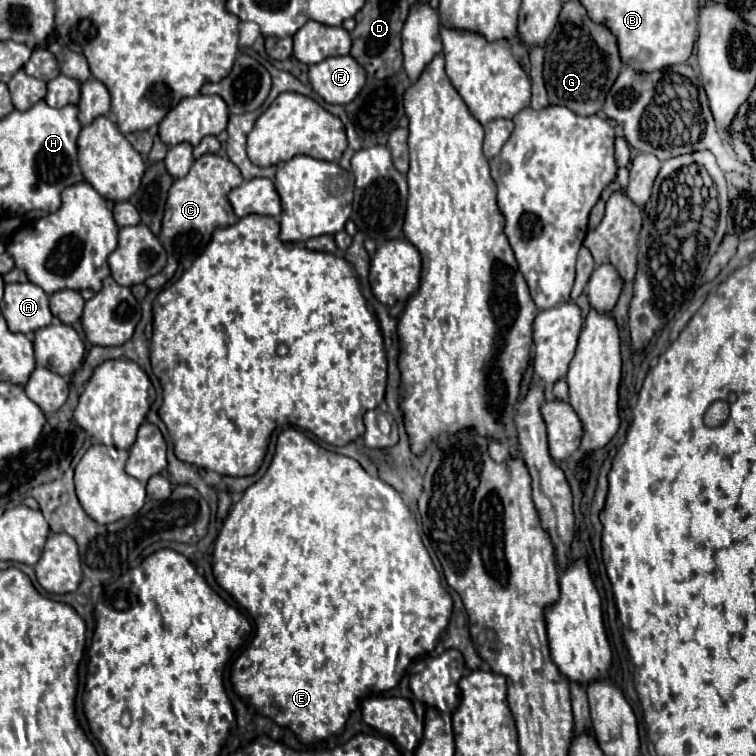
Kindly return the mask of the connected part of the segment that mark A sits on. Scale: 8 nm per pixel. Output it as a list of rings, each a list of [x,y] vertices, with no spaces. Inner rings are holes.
[[[29,281],[5,285],[1,313],[11,333],[31,335],[53,321],[53,315],[49,311],[49,295],[39,285],[33,285]]]

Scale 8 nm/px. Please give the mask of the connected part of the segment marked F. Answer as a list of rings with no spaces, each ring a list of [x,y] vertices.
[[[329,57],[309,67],[313,91],[331,105],[351,103],[365,85],[365,69],[351,57]]]

